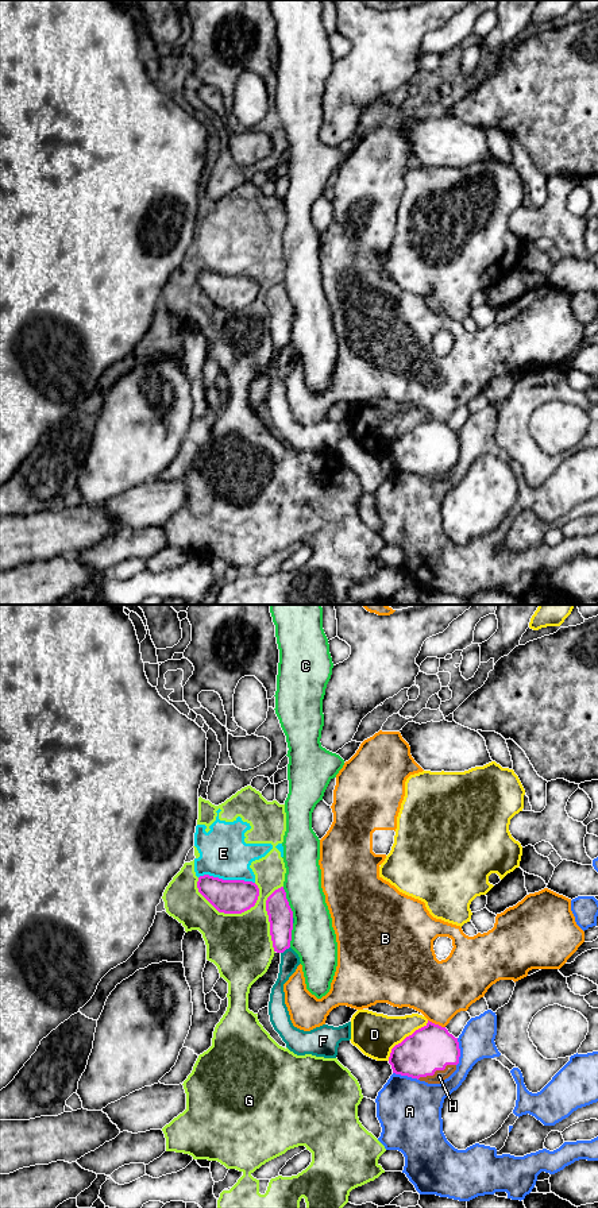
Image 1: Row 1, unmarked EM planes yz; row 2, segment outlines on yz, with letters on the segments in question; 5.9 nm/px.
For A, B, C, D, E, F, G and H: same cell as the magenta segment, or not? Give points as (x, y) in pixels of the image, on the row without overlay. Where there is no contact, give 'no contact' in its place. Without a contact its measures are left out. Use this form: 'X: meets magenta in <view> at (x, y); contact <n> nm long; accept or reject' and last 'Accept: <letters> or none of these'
A: meets magenta in yz at (459, 447); contact 170 nm long; reject
B: meets magenta in yz at (436, 420); contact 120 nm long; reject
C: meets magenta in yz at (288, 297); contact 200 nm long; reject
D: meets magenta in yz at (405, 433); contact 340 nm long; reject
E: meets magenta in yz at (227, 276); contact 340 nm long; reject
F: meets magenta in yz at (285, 344); contact 70 nm long; reject
G: meets magenta in yz at (224, 308); contact 400 nm long; reject
H: meets magenta in yz at (436, 464); contact 240 nm long; accept
Accept: H

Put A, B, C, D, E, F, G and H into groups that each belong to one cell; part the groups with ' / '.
A / B / C / D / E G / F / H

